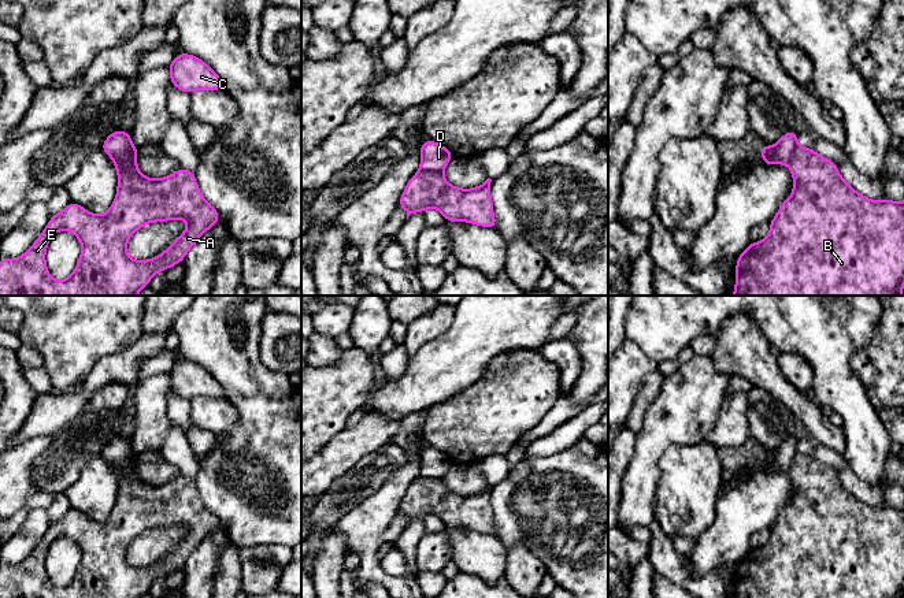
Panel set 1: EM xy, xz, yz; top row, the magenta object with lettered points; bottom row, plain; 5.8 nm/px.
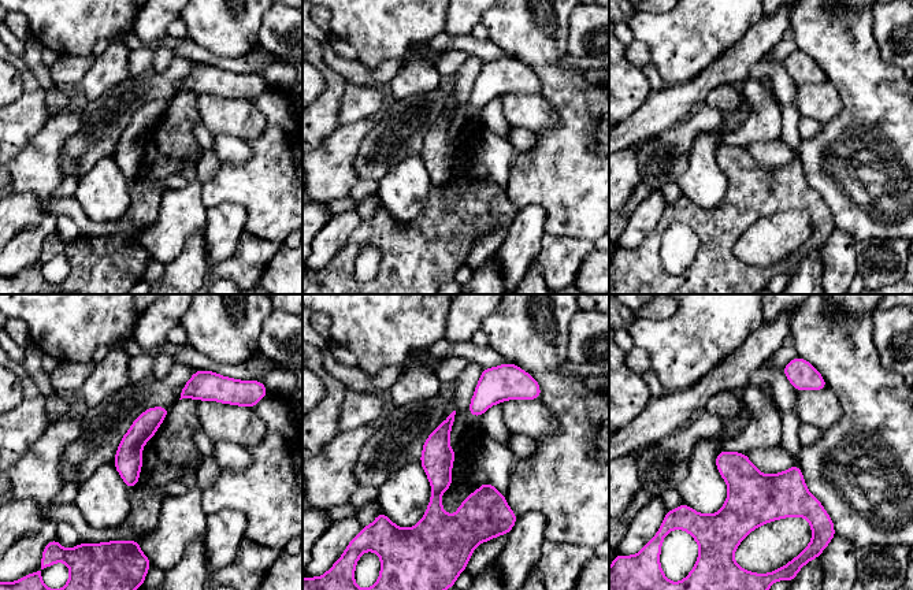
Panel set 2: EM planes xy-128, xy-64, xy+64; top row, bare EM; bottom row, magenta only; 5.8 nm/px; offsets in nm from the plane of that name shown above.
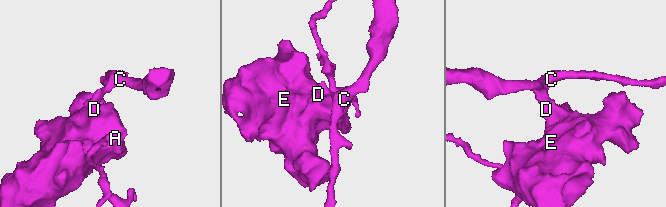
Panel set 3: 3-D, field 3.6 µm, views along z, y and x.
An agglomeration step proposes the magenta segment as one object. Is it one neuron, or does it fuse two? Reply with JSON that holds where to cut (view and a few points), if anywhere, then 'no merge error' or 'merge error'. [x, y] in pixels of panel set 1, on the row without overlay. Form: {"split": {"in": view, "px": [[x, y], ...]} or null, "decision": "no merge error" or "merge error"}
{"split": {"in": "xy", "px": [[112, 465], [136, 472]]}, "decision": "merge error"}

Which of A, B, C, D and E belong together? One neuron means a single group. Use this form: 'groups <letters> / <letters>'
groups A B E / C D

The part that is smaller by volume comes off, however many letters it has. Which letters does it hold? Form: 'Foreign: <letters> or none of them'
Foreign: C, D

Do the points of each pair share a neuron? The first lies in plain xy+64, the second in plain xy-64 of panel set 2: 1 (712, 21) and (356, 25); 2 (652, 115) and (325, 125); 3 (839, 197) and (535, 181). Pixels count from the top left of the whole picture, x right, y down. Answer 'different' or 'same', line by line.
1: same
2: different
3: same

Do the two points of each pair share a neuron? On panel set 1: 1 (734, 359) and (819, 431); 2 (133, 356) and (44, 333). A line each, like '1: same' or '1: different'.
1: same
2: different

